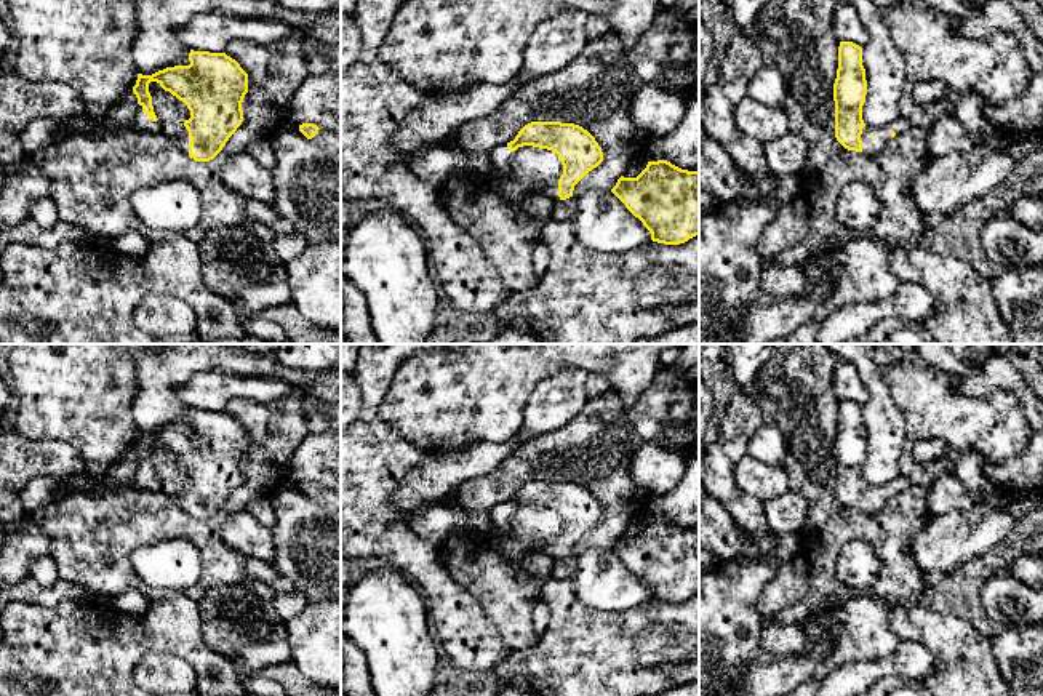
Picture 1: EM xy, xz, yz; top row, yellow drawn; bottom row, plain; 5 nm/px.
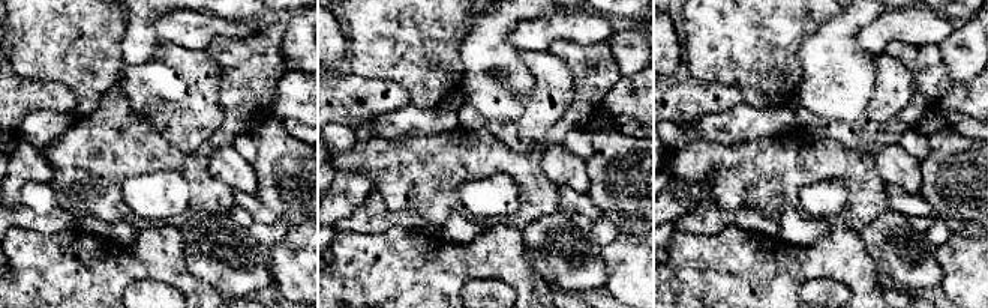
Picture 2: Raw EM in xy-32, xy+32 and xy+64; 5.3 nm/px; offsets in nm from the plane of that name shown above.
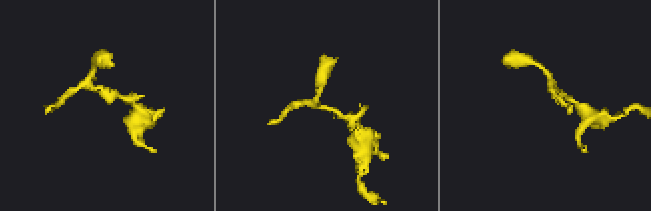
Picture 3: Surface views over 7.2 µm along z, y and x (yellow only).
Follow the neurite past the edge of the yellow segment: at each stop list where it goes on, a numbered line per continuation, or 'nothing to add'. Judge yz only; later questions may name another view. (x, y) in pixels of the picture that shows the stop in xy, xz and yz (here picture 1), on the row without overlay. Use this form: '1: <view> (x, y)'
1: yz (871, 504)

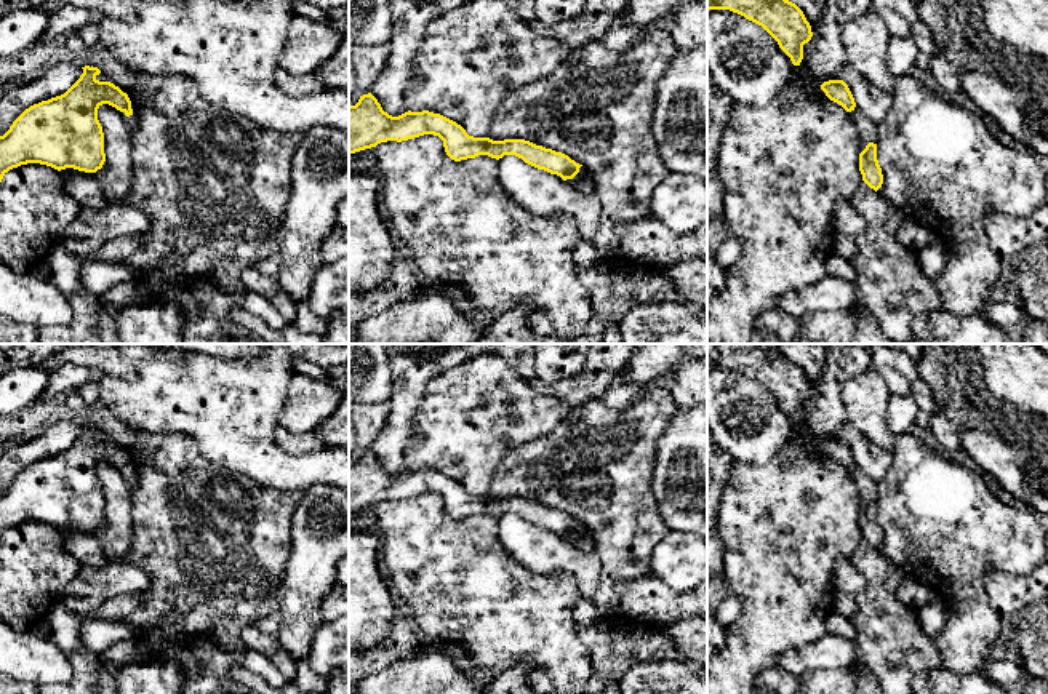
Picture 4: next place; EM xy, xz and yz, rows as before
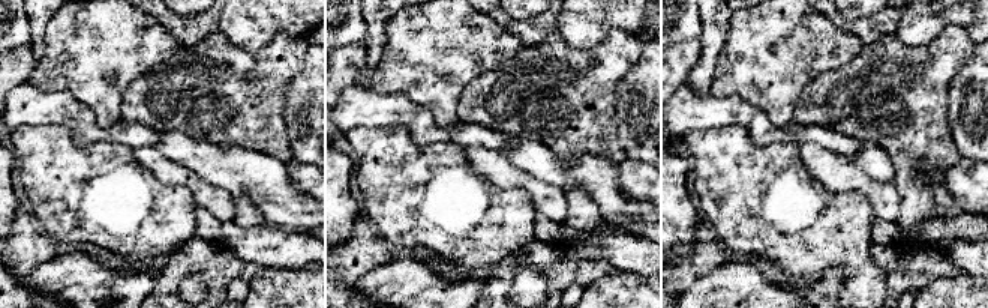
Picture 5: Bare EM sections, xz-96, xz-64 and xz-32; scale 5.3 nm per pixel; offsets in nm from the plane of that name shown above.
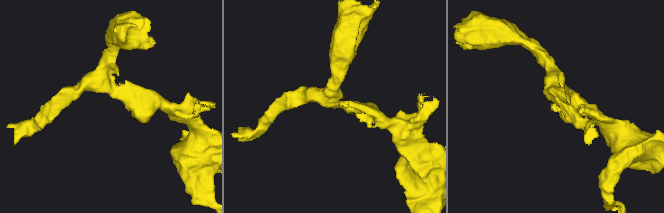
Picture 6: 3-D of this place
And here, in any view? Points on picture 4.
1: xy (132, 478)

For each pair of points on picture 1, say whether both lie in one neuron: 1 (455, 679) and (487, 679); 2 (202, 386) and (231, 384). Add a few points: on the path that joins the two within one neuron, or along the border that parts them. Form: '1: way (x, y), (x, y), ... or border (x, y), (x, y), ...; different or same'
1: way (463, 679), (479, 679); same
2: way (208, 386), (224, 386); same

